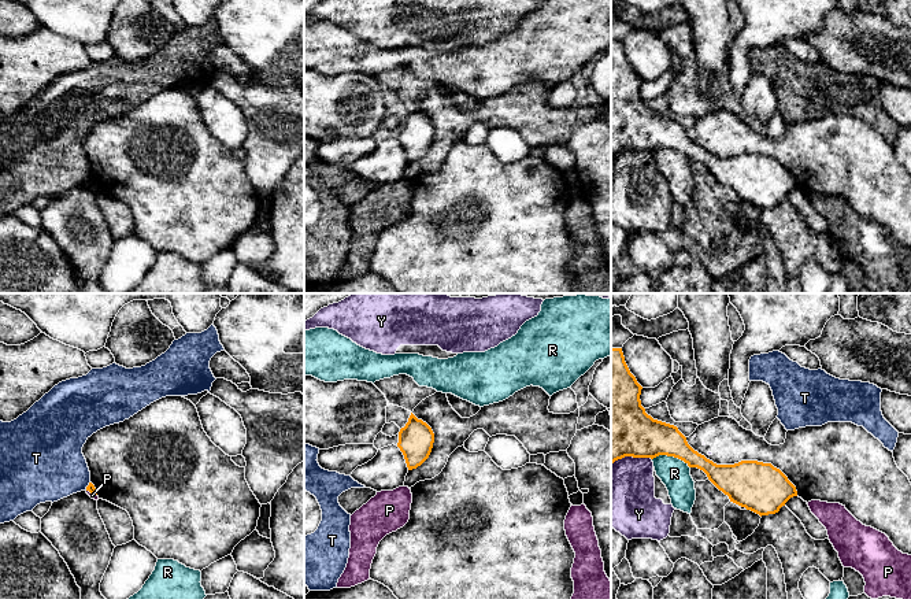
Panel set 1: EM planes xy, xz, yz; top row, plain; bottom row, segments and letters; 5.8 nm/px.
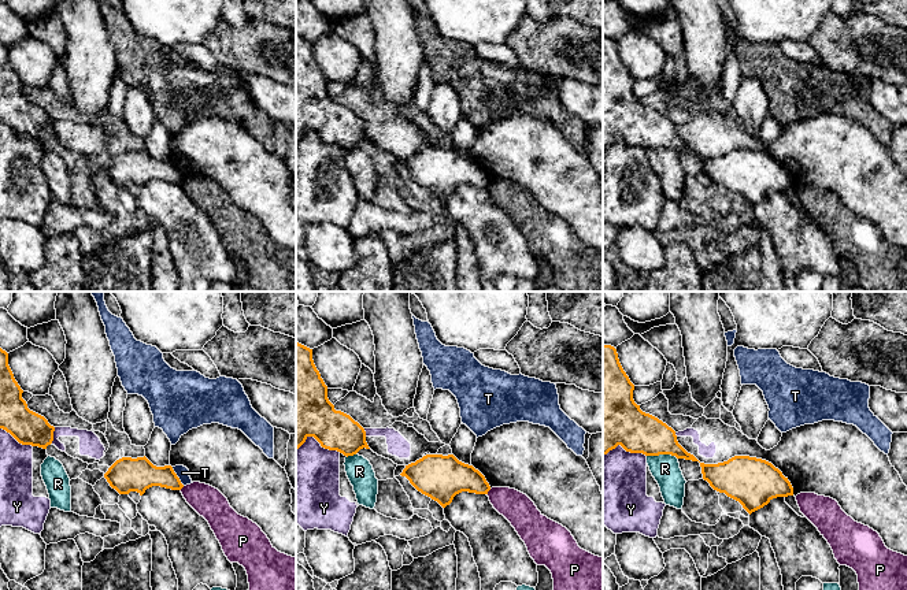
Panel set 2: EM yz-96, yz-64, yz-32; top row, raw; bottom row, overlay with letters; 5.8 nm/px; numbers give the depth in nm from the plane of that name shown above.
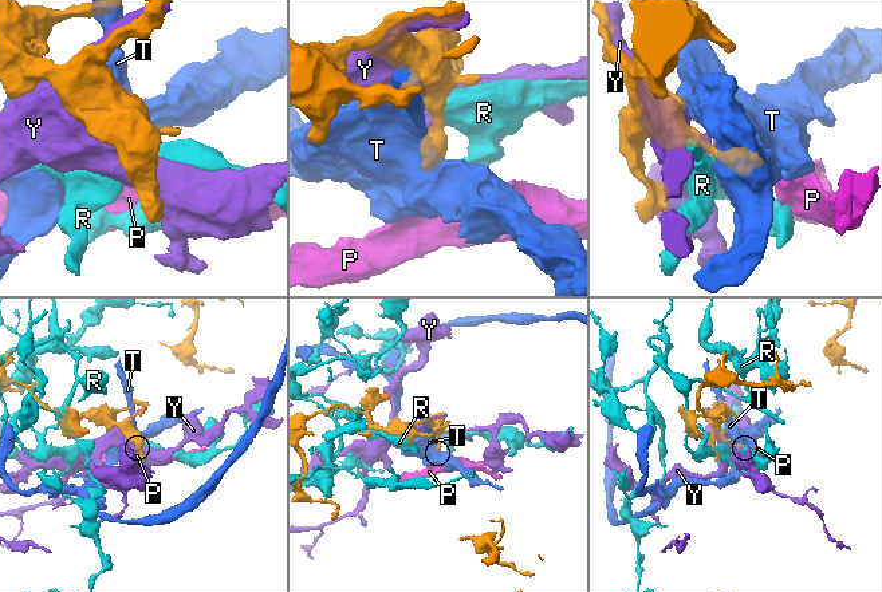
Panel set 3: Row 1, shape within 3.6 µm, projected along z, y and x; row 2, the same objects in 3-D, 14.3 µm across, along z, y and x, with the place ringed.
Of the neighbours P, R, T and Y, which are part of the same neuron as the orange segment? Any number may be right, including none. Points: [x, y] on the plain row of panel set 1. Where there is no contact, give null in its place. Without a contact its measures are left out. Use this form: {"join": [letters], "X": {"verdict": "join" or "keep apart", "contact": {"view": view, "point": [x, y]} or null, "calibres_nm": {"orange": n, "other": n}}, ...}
{"join": [], "P": {"verdict": "keep apart", "contact": {"view": "xy", "point": [92, 185]}, "calibres_nm": {"orange": 50, "other": 30}}, "R": {"verdict": "keep apart", "contact": {"view": "yz", "point": [671, 148]}, "calibres_nm": {"orange": 260, "other": 180}}, "T": {"verdict": "keep apart", "contact": {"view": "xy", "point": [88, 178]}, "calibres_nm": {"orange": 50, "other": 400}}, "Y": {"verdict": "keep apart", "contact": {"view": "yz", "point": [630, 148]}, "calibres_nm": {"orange": 420, "other": 280}}}

